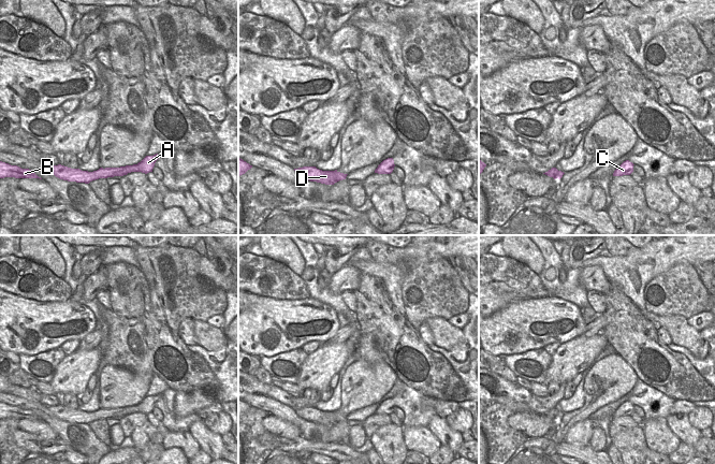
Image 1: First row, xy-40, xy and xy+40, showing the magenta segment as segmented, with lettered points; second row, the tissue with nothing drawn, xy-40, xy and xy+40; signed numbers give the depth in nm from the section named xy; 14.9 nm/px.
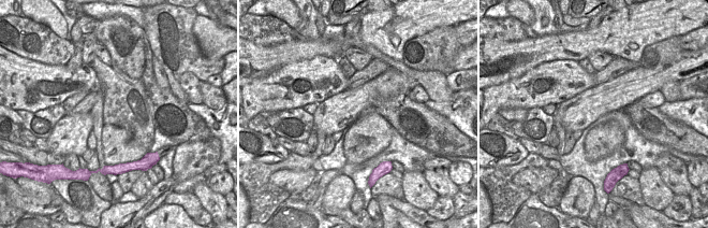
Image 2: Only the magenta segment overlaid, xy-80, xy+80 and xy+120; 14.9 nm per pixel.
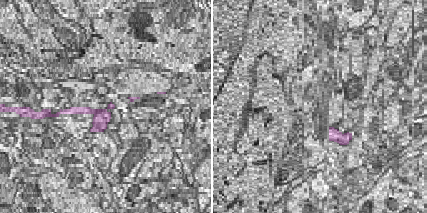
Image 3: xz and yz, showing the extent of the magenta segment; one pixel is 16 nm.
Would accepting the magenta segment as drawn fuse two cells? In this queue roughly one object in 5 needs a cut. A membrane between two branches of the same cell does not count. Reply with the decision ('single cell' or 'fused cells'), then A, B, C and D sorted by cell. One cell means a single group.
fused cells; groups A B D / C

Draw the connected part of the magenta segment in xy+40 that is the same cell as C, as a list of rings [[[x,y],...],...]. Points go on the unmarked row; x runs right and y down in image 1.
[[[619,406],[613,414],[613,417],[630,416],[633,412],[632,406]]]

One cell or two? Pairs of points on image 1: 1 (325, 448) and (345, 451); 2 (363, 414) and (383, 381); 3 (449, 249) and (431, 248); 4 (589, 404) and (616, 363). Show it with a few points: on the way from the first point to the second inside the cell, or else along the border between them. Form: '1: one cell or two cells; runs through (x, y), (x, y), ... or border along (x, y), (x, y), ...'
1: one cell; runs through (330, 449), (340, 451)
2: two cells; border along (388, 391), (377, 403), (360, 407), (348, 415)
3: one cell; runs through (444, 249), (435, 249)
4: one cell; runs through (597, 394), (613, 373)

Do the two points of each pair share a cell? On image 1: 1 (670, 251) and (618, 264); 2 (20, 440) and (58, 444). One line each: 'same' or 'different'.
1: same
2: same

